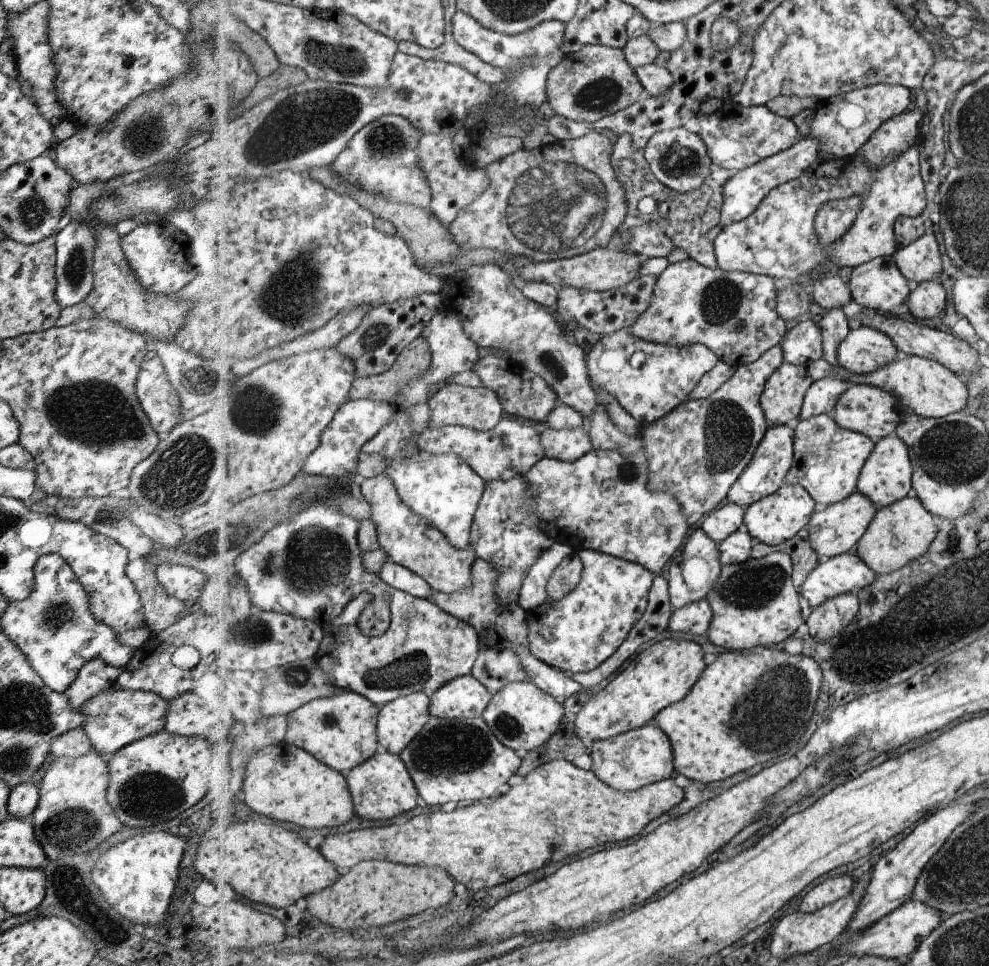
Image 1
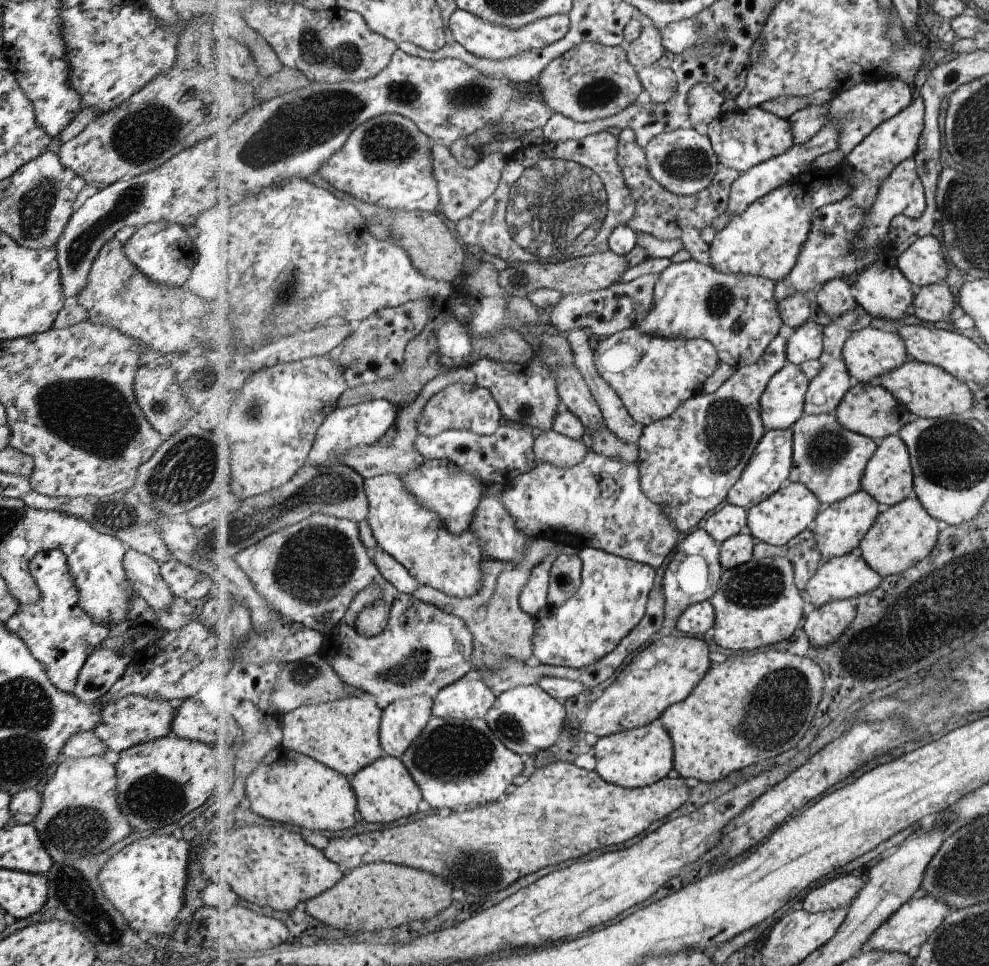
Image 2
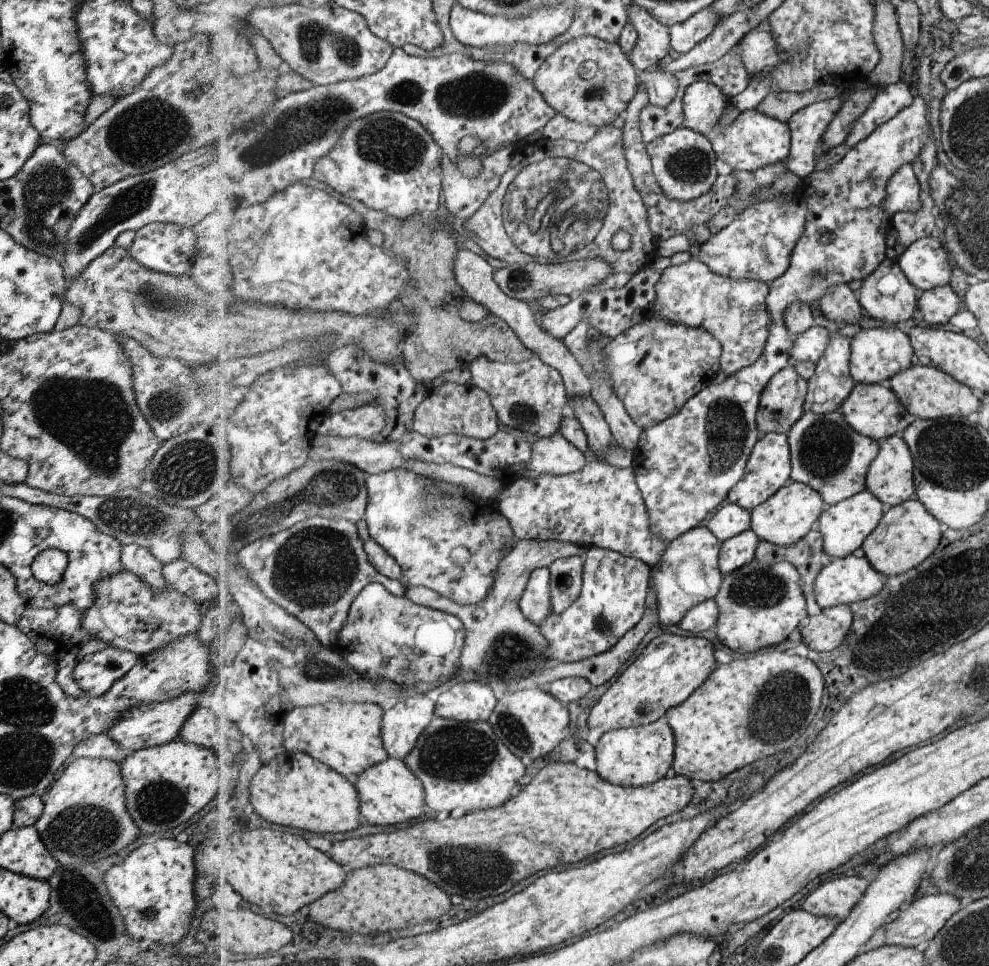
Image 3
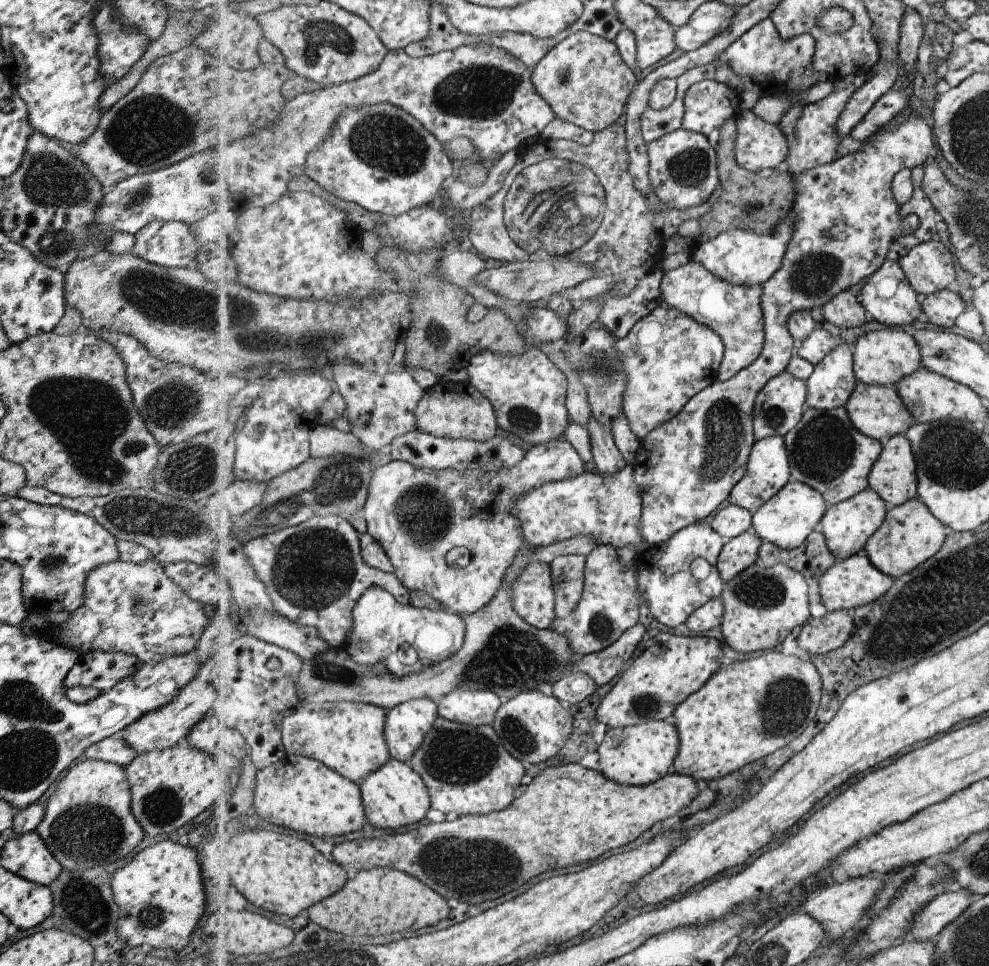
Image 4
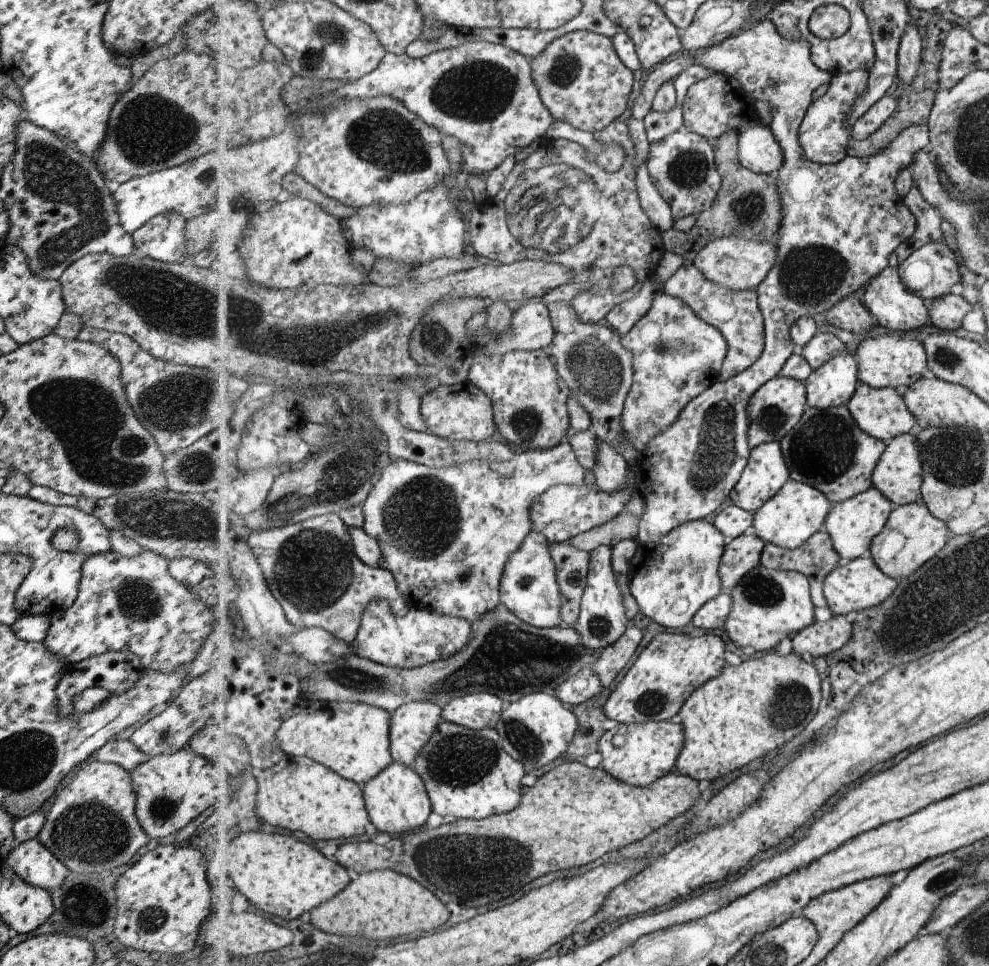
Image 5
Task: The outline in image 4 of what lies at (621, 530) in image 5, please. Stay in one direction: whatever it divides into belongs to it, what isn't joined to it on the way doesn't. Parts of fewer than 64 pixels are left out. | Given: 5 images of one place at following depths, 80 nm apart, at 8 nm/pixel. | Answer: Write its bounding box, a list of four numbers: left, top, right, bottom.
[296,535,597,710]

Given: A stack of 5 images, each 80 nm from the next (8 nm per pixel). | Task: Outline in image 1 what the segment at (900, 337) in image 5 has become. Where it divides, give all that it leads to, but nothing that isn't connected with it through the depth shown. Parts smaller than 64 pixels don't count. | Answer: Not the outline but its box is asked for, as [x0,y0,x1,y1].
[838,326,901,375]

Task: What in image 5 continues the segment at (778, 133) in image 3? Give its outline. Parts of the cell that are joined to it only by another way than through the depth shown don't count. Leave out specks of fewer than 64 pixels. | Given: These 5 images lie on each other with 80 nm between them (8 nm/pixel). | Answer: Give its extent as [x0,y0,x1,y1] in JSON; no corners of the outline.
[739,122,784,175]

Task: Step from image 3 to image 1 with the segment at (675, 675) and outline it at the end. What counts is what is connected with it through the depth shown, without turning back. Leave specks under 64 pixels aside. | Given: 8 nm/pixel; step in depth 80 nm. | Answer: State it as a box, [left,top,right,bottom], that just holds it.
[576,639,708,743]

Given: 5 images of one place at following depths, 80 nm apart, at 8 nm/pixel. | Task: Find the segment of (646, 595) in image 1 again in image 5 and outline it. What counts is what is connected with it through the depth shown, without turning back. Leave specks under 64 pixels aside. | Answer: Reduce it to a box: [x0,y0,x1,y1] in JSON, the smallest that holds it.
[573,545,630,651]

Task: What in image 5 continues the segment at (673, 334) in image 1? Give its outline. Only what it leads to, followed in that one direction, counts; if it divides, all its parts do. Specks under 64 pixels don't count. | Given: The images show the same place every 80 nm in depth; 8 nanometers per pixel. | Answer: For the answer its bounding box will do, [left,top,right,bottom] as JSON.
[662,264,765,381]

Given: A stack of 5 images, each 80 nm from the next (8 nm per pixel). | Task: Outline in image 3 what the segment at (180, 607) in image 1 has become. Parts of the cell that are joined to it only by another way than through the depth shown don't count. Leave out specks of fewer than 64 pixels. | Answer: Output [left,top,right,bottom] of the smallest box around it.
[120,544,167,595]

